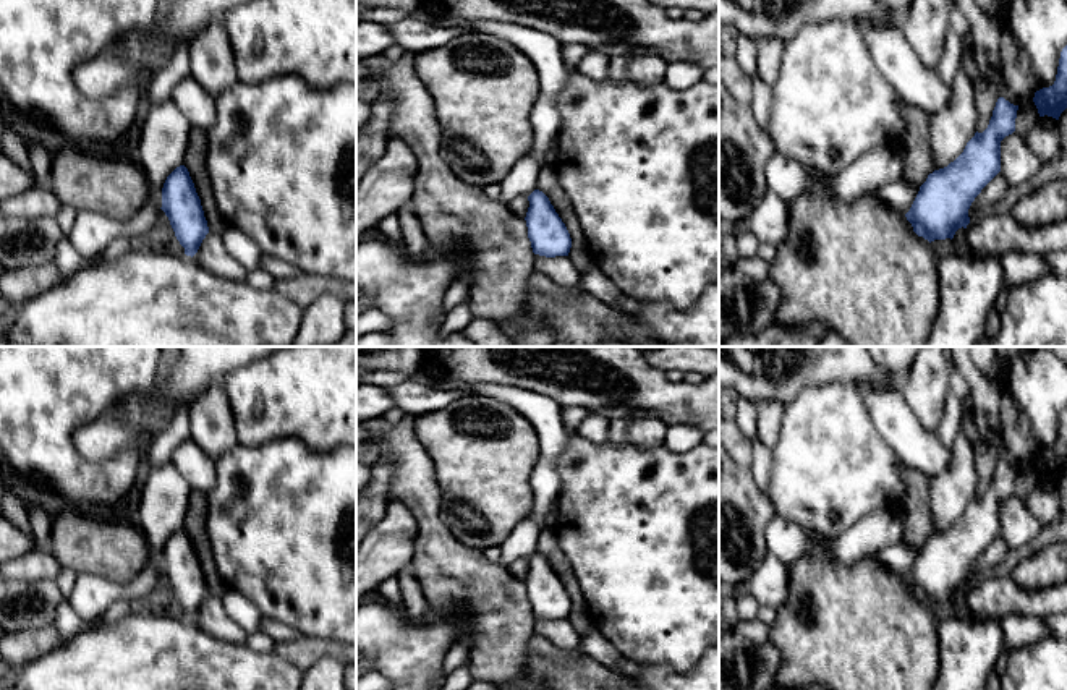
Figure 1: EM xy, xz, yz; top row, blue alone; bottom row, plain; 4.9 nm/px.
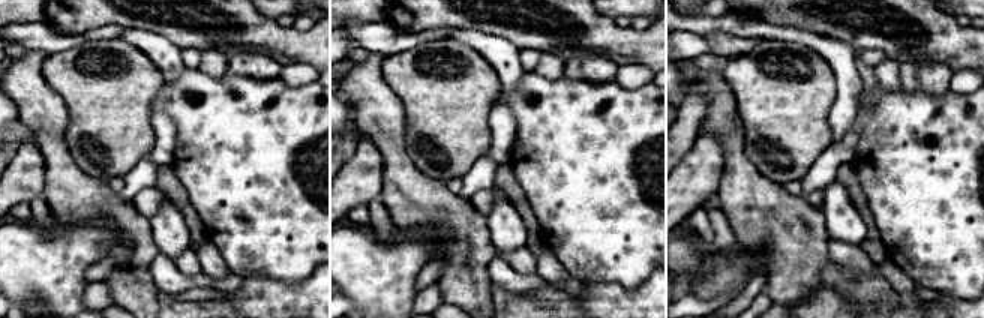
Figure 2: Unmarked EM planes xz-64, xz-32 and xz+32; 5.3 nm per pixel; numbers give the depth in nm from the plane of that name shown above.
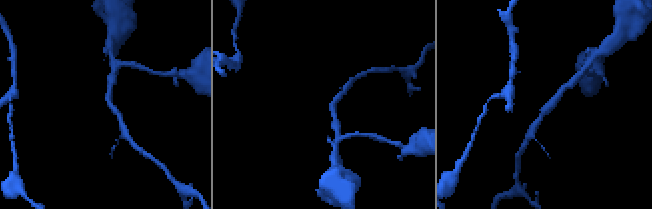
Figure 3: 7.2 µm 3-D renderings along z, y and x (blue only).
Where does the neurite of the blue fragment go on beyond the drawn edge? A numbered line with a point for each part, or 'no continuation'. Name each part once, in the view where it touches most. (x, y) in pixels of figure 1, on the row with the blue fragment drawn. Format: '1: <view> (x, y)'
no continuation

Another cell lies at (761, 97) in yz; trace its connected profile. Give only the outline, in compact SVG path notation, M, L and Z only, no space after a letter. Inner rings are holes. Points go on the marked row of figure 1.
M758 73L751 76L751 81L753 81L753 97L750 107L758 125L767 133L772 87L764 84L758 76Z

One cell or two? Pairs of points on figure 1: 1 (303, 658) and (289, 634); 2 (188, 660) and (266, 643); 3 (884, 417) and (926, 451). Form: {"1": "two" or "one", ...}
{"1": "two", "2": "two", "3": "one"}

